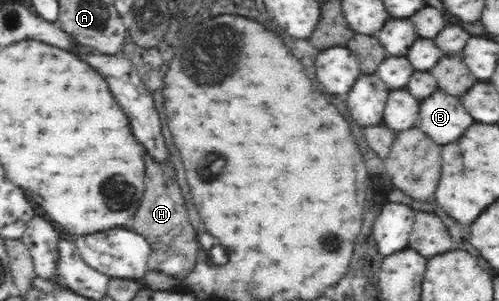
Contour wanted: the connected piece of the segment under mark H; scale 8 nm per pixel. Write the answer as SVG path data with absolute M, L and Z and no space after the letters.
M144 152L144 174L146 174L146 192L142 202L137 206L138 210L129 218L126 223L128 230L143 234L151 246L148 267L155 271L162 271L171 274L179 281L185 275L194 262L198 261L201 252L188 211L184 205L182 190L176 184L176 170L170 162L170 156L163 161L148 152Z

